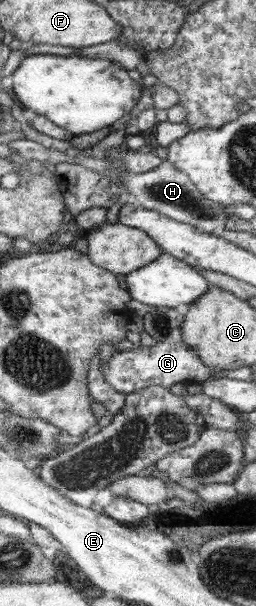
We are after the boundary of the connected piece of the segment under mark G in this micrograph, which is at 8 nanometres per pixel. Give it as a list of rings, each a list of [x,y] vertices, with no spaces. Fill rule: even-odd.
[[[165,342],[159,343],[153,347],[142,347],[131,349],[130,351],[116,351],[103,368],[106,381],[111,384],[111,388],[119,390],[126,396],[137,393],[139,390],[151,388],[151,386],[163,386],[171,388],[173,384],[193,384],[197,382],[208,381],[212,378],[213,372],[217,369],[205,365],[199,354],[193,350],[188,343],[183,342]]]

